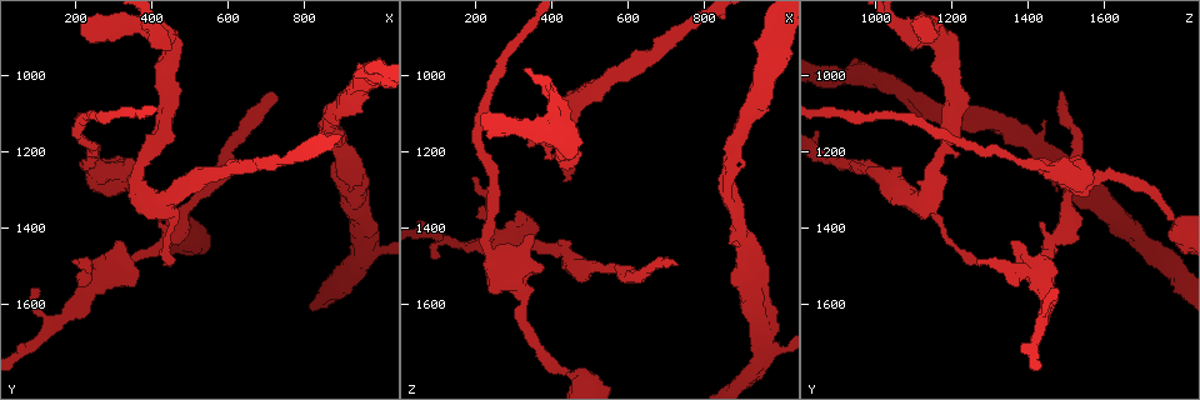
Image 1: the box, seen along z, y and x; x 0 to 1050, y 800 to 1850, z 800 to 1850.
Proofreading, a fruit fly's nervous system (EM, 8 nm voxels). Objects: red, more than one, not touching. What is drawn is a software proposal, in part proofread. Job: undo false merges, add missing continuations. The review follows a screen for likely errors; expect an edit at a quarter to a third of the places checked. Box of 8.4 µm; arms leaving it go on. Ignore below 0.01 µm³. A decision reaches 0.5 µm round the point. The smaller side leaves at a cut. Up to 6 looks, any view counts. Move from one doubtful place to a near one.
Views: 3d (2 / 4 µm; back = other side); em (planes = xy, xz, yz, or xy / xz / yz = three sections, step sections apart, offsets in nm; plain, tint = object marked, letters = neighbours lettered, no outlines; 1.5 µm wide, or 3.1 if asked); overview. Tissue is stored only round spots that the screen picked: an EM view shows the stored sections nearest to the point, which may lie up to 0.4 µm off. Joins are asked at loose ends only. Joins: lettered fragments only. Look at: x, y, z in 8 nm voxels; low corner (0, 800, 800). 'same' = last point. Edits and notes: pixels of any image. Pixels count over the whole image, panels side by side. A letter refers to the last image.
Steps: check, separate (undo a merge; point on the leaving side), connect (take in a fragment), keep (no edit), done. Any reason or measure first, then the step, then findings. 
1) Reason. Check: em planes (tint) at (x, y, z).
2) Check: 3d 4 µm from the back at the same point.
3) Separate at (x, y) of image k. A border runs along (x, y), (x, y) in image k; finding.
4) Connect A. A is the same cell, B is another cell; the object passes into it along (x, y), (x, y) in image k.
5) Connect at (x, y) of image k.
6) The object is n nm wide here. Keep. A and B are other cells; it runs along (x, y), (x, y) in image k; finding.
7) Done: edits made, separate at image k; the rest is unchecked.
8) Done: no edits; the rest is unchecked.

Calibre changes. Check: 3d 4 µm at (225, 1245, 1435).

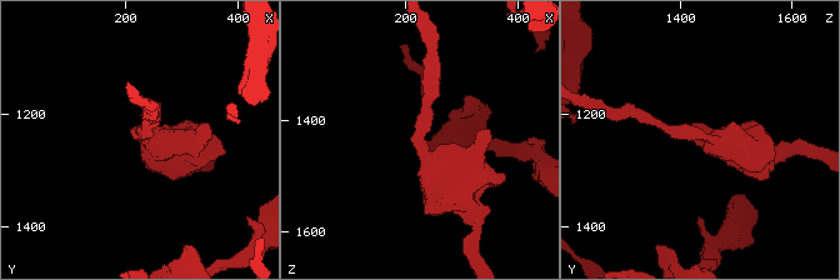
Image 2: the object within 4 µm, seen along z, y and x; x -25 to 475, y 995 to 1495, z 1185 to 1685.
Need the tissue. Check: em yz step 4 (tint) at (225, 1240, 1435).

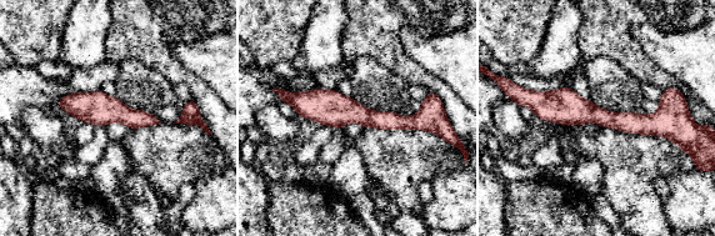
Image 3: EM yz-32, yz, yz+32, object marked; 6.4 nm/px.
Check: em yz step 4 (letters) at the same point.

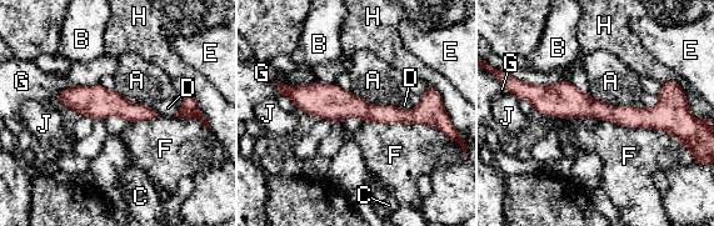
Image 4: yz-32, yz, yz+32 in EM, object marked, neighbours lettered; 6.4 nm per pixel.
Keep. A, B, C, D, E, F, G, H and J are other cells; it runs along (524, 94), (622, 115), (672, 109) in image 4; all the same cell.

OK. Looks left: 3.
Arms part here. Check: em yz step 8 (tint) at (415, 885, 1135).

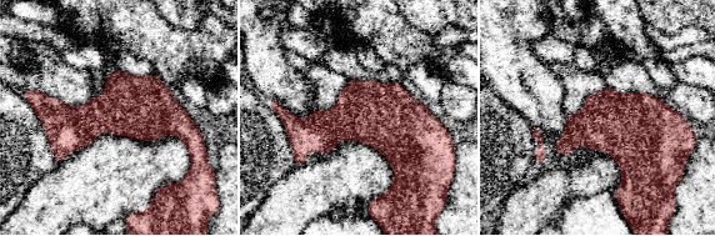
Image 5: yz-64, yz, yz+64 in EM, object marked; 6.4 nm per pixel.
Check: em planes (letters) at the same point.

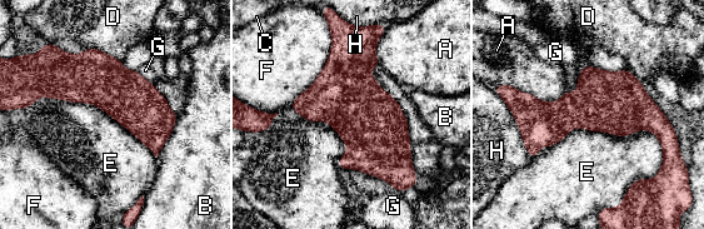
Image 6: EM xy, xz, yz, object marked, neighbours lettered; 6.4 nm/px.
Keep. A, B, C, D, E, F, G and H are other cells; it runs along (39, 90), (113, 88), (173, 118) in image 6; one cell here.

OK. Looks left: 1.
Done: no edits; the rest is unchecked.

